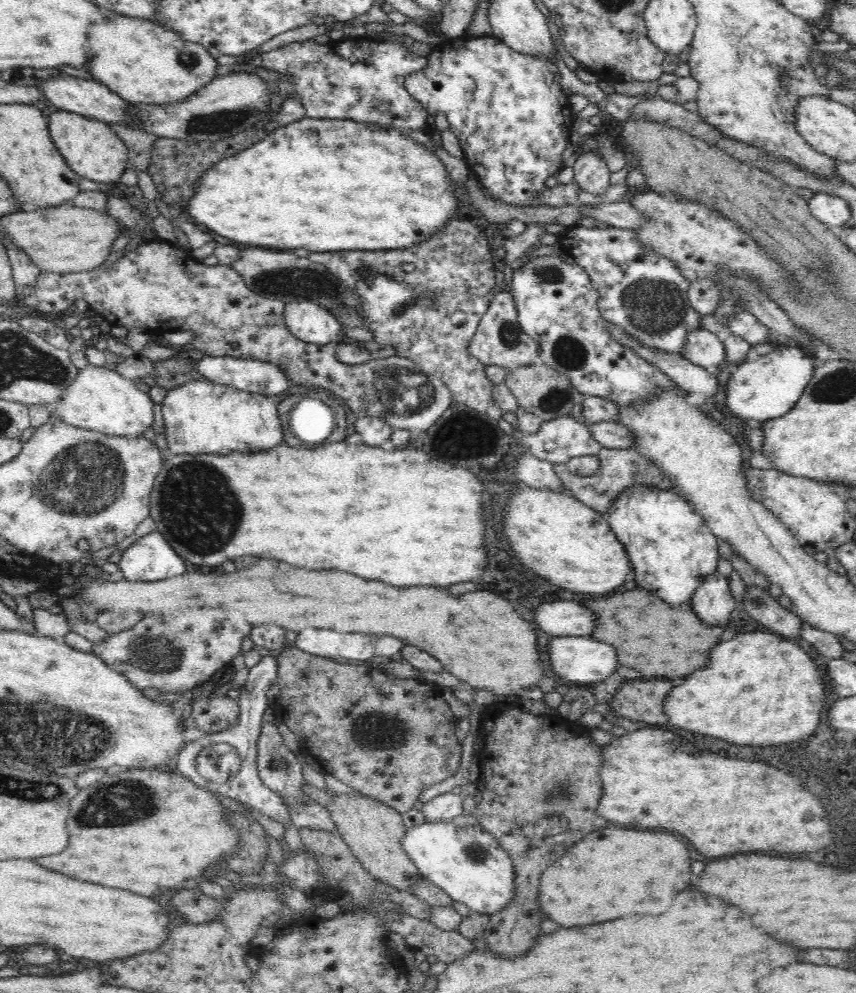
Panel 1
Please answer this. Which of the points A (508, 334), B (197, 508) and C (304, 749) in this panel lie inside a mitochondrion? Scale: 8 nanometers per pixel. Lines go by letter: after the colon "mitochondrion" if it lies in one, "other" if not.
A: mitochondrion
B: mitochondrion
C: other

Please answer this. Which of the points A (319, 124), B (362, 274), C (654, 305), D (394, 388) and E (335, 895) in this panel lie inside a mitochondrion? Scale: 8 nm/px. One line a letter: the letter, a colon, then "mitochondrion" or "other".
A: other
B: mitochondrion
C: mitochondrion
D: mitochondrion
E: other

